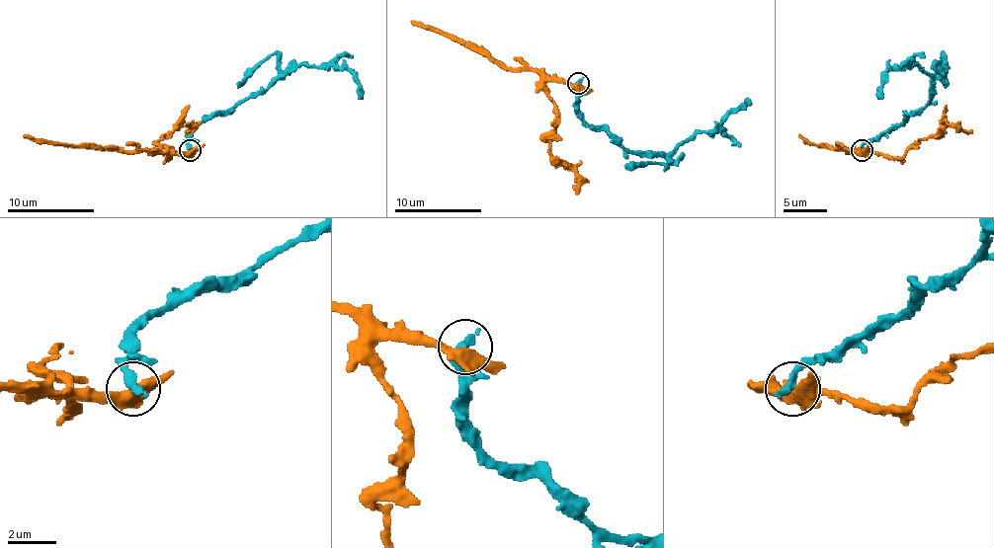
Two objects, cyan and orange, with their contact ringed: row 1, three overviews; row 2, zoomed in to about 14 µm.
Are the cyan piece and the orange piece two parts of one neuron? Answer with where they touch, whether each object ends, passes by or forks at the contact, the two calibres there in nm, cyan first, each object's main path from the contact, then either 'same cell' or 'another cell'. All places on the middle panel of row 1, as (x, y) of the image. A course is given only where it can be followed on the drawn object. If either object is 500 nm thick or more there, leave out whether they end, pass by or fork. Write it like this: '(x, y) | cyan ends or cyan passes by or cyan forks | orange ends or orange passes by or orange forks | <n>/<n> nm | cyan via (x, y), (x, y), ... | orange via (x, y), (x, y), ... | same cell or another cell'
(578, 83) | cyan ends | orange passes by | 400/480 nm | cyan via (578, 84), (576, 112), (589, 125), (607, 129), (630, 151), (667, 153), (710, 131), (749, 99) | orange via (578, 84), (543, 80), (535, 71), (509, 71), (411, 21) | another cell

